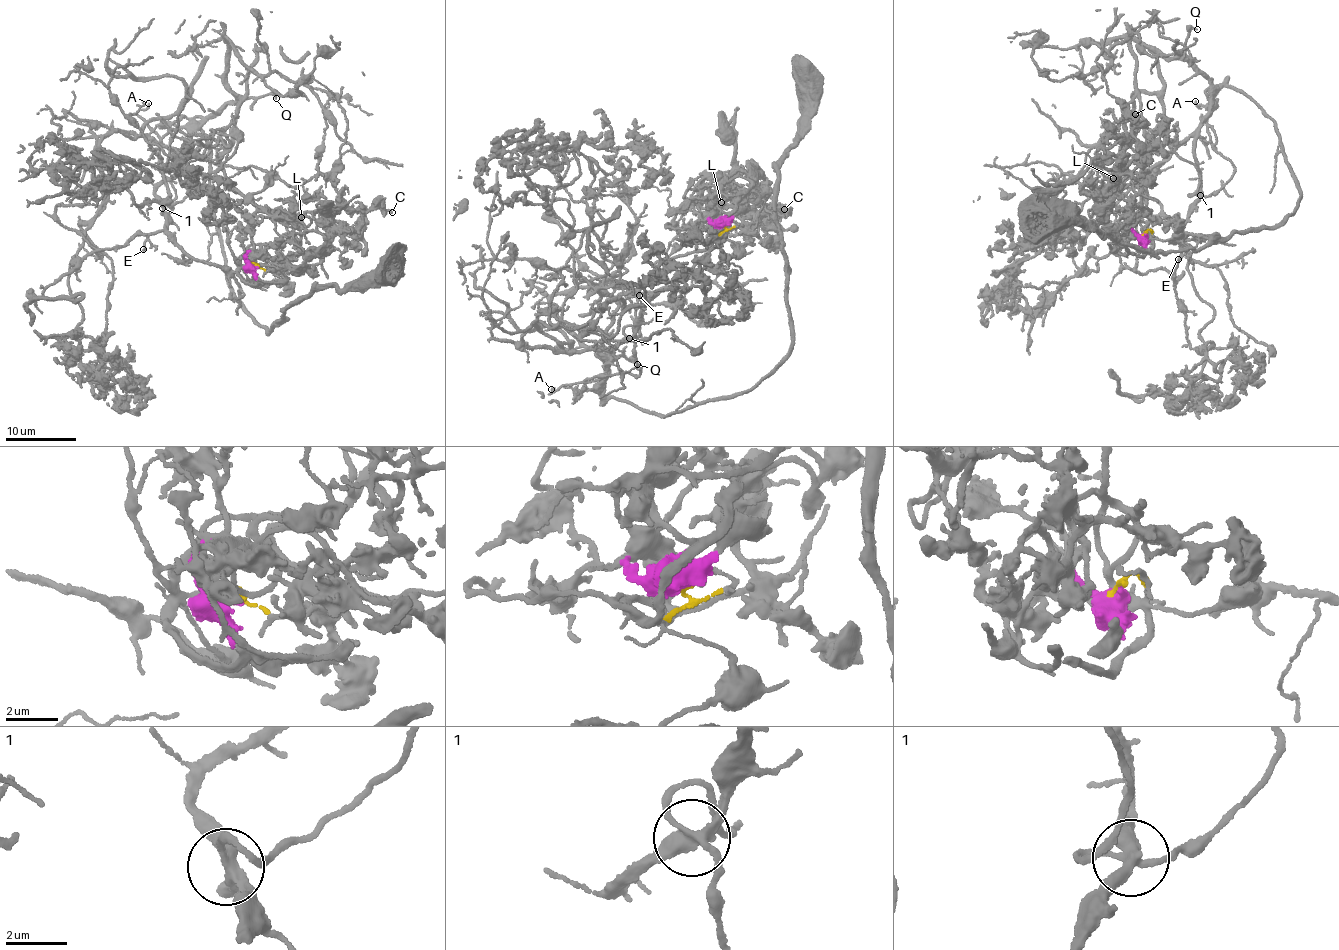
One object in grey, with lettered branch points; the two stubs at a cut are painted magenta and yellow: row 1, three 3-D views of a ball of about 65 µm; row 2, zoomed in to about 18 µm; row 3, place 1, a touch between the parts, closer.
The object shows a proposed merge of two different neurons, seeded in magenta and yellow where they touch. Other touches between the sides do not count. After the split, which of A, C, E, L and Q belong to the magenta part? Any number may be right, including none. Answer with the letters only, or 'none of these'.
A, C, L

